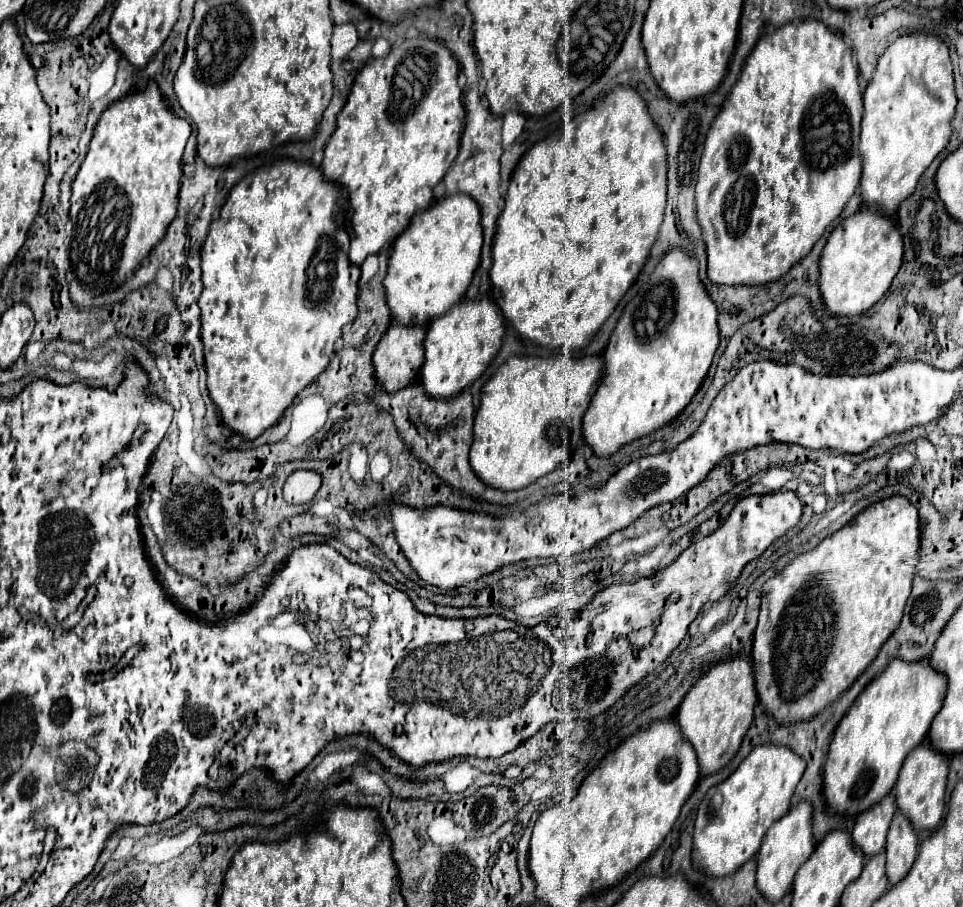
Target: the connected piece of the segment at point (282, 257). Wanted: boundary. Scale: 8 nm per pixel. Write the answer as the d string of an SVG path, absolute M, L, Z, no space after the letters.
M282 159L276 161L272 165L266 167L258 167L254 171L250 171L240 183L236 183L226 199L226 203L220 209L220 217L216 221L212 221L208 237L202 245L202 253L200 253L200 269L202 269L202 295L198 299L200 303L200 311L202 311L202 343L204 343L204 363L206 363L206 373L208 373L208 391L210 391L210 399L214 401L214 405L220 411L222 421L238 435L242 435L244 439L256 439L258 435L262 435L268 427L276 425L278 419L282 417L282 413L286 411L286 407L294 401L294 397L308 387L328 365L332 353L334 353L334 341L342 335L342 329L354 321L356 317L356 299L358 299L358 275L360 269L338 269L336 265L348 263L346 259L346 243L348 243L348 235L340 231L338 225L338 217L344 215L344 211L348 209L348 195L346 191L334 183L334 181L326 181L322 171L318 167L314 167L308 161L294 161L294 159Z

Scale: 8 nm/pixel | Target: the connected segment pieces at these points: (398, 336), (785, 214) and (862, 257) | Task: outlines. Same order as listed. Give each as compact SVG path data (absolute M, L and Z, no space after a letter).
M392 323L388 327L388 331L384 333L382 341L378 343L376 351L374 351L374 369L376 369L376 377L382 385L386 385L386 389L402 389L408 383L412 383L418 377L418 371L422 367L424 361L424 337L426 337L426 327L424 325L400 325L400 323Z
M808 17L758 39L736 85L714 119L696 183L696 217L708 251L708 277L718 285L764 285L802 261L858 187L862 91L852 47L822 21Z
M864 205L828 237L820 257L820 293L832 315L860 315L890 287L902 263L904 247L898 225L878 207Z

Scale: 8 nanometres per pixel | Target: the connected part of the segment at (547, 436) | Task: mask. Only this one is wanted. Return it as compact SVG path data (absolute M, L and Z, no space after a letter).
M514 355L484 383L480 407L474 417L474 437L470 447L470 465L486 481L502 491L516 491L532 485L536 479L567 462L572 447L582 437L582 415L588 409L592 395L604 373L604 359L598 355L572 357L558 355L550 358Z

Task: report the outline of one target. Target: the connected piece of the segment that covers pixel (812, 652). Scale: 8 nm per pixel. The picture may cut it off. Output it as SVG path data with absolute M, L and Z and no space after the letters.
M894 495L858 513L848 525L826 537L812 551L792 559L776 577L764 583L752 661L760 703L776 721L796 723L814 717L832 705L874 661L902 619L916 573L918 549L918 511L906 497Z

